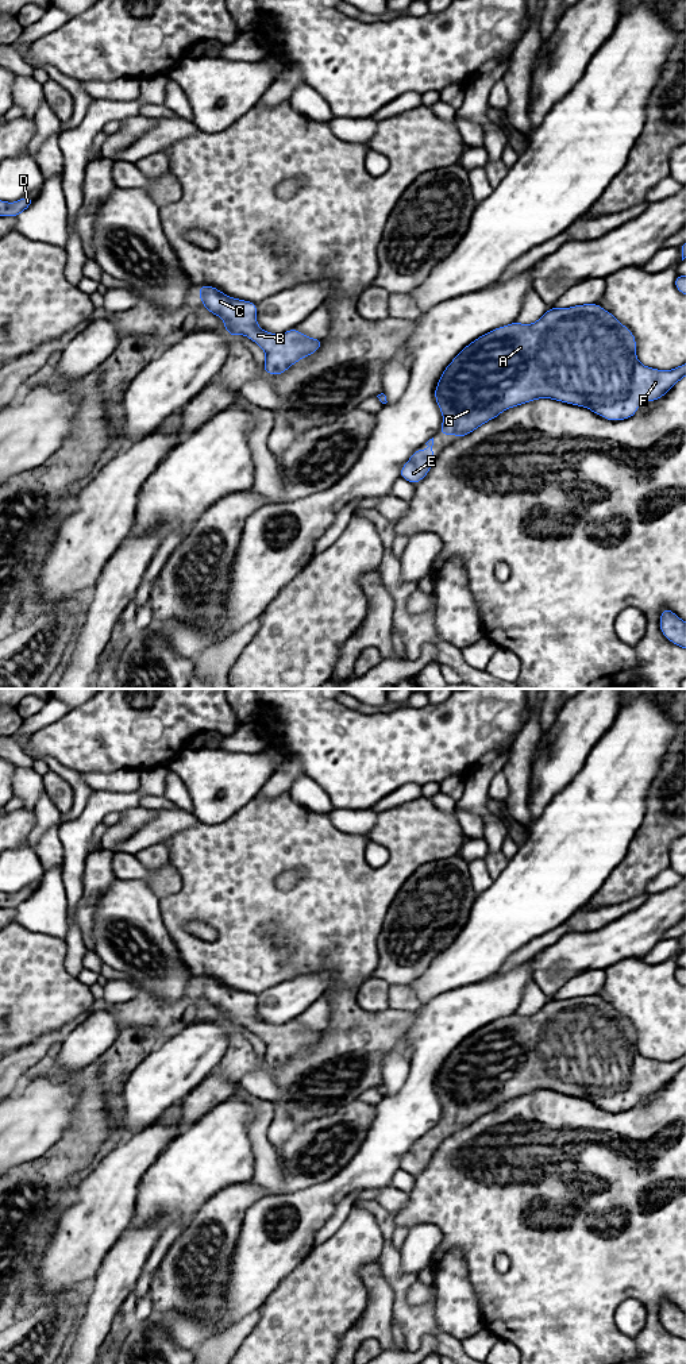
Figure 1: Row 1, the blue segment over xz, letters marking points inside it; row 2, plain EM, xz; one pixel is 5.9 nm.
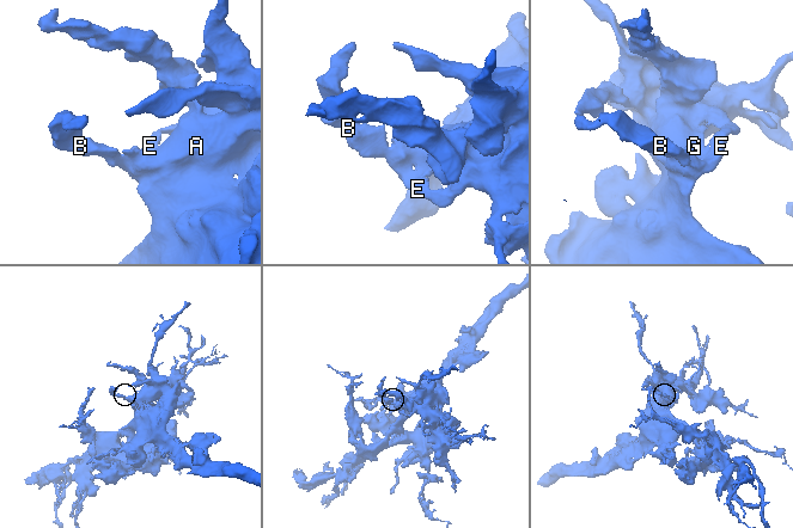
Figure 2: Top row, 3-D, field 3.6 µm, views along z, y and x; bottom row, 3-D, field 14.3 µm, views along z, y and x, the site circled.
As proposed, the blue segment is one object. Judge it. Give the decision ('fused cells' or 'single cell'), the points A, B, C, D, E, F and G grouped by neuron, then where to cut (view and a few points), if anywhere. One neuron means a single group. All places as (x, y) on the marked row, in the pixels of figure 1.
single cell; groups A B C D E F G; cut none

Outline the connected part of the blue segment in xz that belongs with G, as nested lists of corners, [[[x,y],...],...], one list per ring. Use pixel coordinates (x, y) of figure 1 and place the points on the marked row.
[[[597,303],[548,308],[532,324],[514,321],[483,334],[451,361],[435,388],[435,400],[443,415],[439,434],[466,436],[505,409],[543,397],[583,406],[606,420],[620,421],[635,416],[640,404],[662,398],[685,375],[686,363],[672,370],[658,370],[641,365],[636,357],[635,335]]]

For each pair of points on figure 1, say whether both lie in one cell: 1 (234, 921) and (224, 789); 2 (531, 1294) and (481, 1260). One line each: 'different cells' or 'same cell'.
1: different cells
2: same cell

